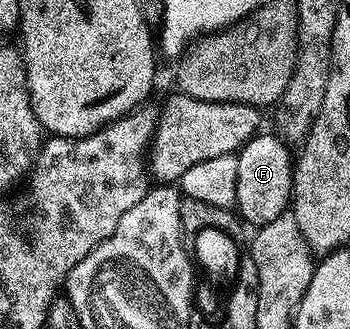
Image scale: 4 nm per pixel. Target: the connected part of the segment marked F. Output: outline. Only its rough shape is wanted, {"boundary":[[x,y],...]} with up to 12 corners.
{"boundary":[[274,132],[237,154],[234,208],[273,223],[291,204],[293,157]]}

